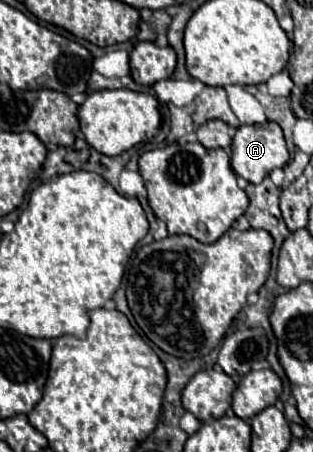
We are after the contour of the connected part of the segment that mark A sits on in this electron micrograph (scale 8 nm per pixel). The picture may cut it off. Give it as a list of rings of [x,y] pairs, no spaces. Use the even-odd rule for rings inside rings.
[[[276,122],[266,124],[252,124],[252,126],[240,126],[232,140],[232,168],[238,176],[252,184],[260,184],[264,176],[268,176],[270,170],[282,168],[288,162],[290,154],[286,148],[286,140],[282,134],[282,128]]]

